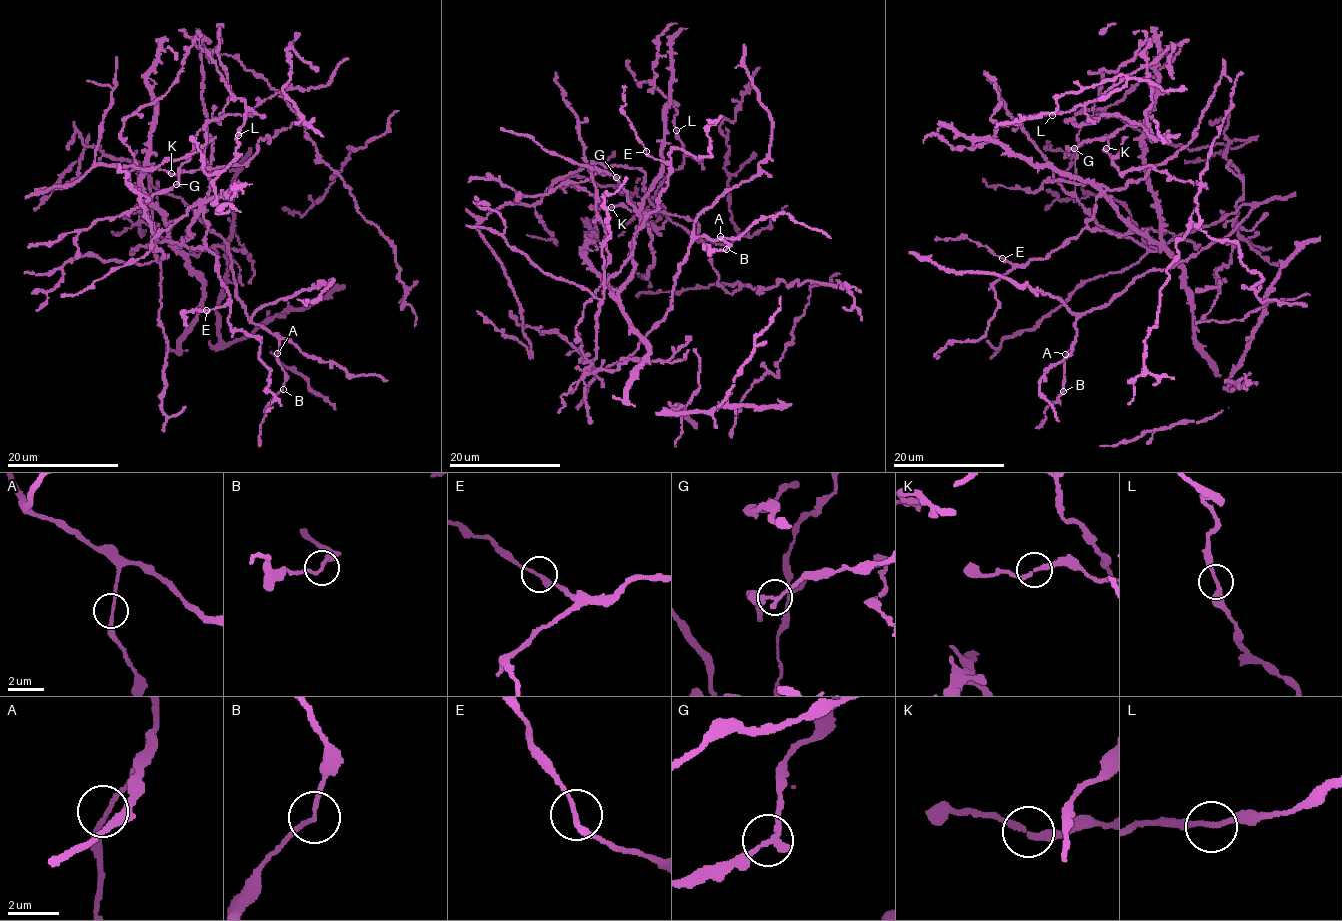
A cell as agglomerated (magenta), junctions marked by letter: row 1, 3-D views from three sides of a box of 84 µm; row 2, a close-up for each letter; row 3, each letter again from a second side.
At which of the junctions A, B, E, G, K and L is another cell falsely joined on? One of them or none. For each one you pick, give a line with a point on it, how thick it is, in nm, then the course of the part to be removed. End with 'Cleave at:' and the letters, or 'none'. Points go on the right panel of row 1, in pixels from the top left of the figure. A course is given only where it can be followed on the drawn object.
Cleave at: none

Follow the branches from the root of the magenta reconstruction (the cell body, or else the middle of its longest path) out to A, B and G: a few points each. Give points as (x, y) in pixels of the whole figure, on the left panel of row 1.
A: (163, 256), (160, 262), (155, 252), (149, 182), (180, 197), (222, 238), (236, 293), (278, 340), (277, 353)
B: (163, 256), (160, 262), (155, 252), (149, 182), (180, 197), (222, 238), (245, 309), (278, 340), (283, 389)
G: (163, 256), (164, 251), (155, 244), (157, 231), (144, 204), (153, 195), (171, 190), (176, 184)

